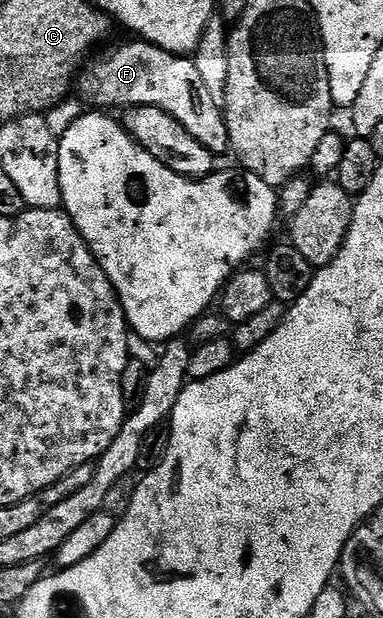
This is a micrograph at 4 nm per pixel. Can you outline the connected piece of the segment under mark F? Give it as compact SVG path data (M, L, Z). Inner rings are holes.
M132 39L129 45L120 45L117 49L102 54L93 65L85 64L78 74L74 89L81 101L85 103L93 101L96 104L93 106L104 111L116 111L112 109L118 108L117 110L119 110L121 107L134 105L157 105L162 111L166 111L174 119L178 119L178 123L182 123L182 127L186 127L186 131L190 131L190 135L194 135L194 139L198 139L198 143L202 143L202 147L209 149L213 155L229 152L230 131L226 127L223 108L218 103L214 103L209 89L203 85L202 79L198 75L195 60L189 59L187 56L162 51L148 41Z

